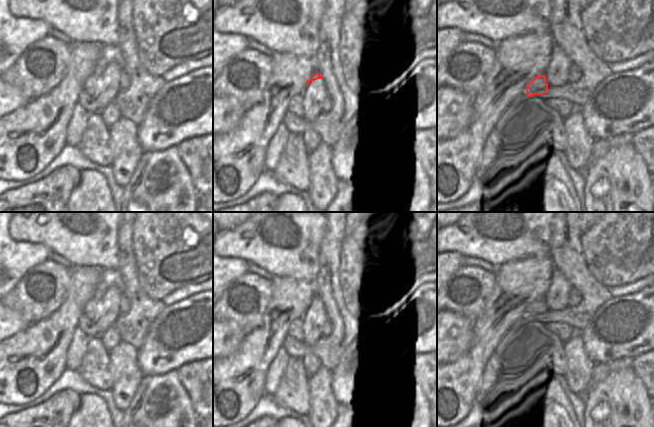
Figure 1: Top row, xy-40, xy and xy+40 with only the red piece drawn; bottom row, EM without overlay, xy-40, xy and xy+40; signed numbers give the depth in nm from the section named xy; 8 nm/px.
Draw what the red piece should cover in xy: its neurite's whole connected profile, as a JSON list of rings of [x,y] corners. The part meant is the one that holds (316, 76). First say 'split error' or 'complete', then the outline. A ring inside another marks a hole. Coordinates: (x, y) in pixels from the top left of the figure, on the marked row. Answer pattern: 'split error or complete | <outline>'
split error | [[[319,73],[312,75],[312,77],[306,82],[304,95],[311,95],[312,98],[319,103],[323,103],[328,99],[324,90],[322,76]]]

